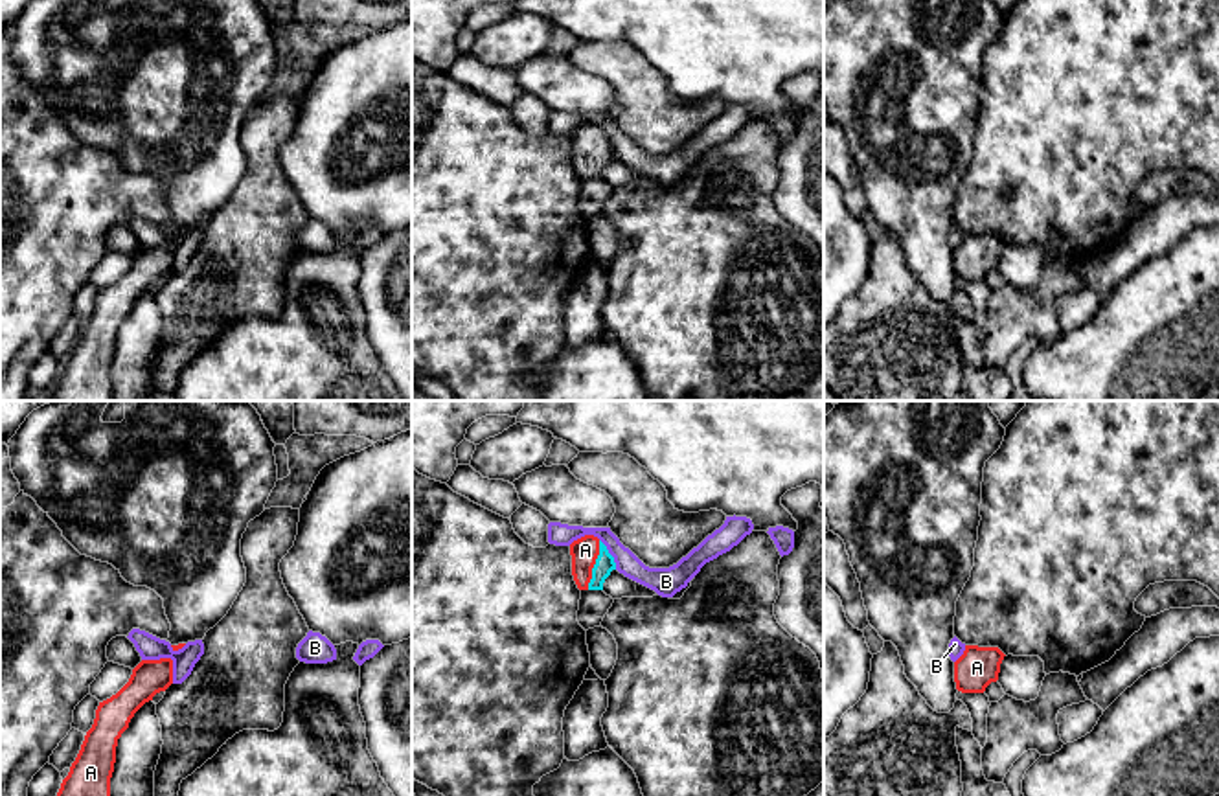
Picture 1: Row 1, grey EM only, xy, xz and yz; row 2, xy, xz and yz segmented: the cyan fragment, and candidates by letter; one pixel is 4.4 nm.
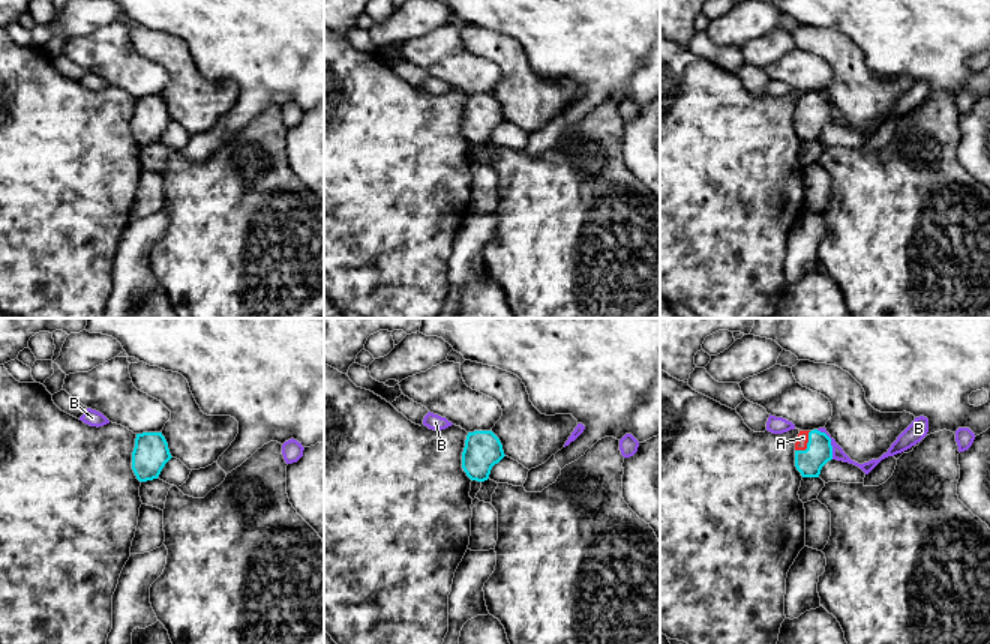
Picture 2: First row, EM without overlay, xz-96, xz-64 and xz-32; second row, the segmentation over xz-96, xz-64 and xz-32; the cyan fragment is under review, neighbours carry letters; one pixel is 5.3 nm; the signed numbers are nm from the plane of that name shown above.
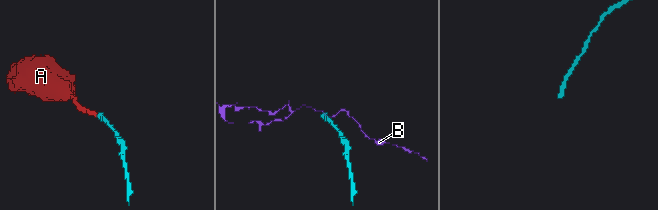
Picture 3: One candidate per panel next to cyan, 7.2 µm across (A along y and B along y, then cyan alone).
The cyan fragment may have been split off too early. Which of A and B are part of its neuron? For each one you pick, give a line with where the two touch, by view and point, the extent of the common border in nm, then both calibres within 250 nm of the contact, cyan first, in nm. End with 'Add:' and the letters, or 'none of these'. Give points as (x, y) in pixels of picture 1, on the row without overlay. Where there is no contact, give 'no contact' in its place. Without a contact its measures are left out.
A: contact xz (594, 153); length 220 nm; calibres 80 and 120 nm
Add: A

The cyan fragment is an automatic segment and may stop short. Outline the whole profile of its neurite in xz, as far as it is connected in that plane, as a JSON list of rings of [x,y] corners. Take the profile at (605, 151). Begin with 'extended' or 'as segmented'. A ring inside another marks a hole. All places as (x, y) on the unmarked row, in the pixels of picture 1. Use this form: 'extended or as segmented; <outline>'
extended; [[[594,123],[570,132],[572,164],[579,178],[603,178],[605,167],[616,158],[614,145]]]

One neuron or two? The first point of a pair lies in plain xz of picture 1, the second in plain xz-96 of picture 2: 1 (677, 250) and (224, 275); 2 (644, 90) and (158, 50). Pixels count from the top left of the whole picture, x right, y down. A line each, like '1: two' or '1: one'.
1: one
2: one

